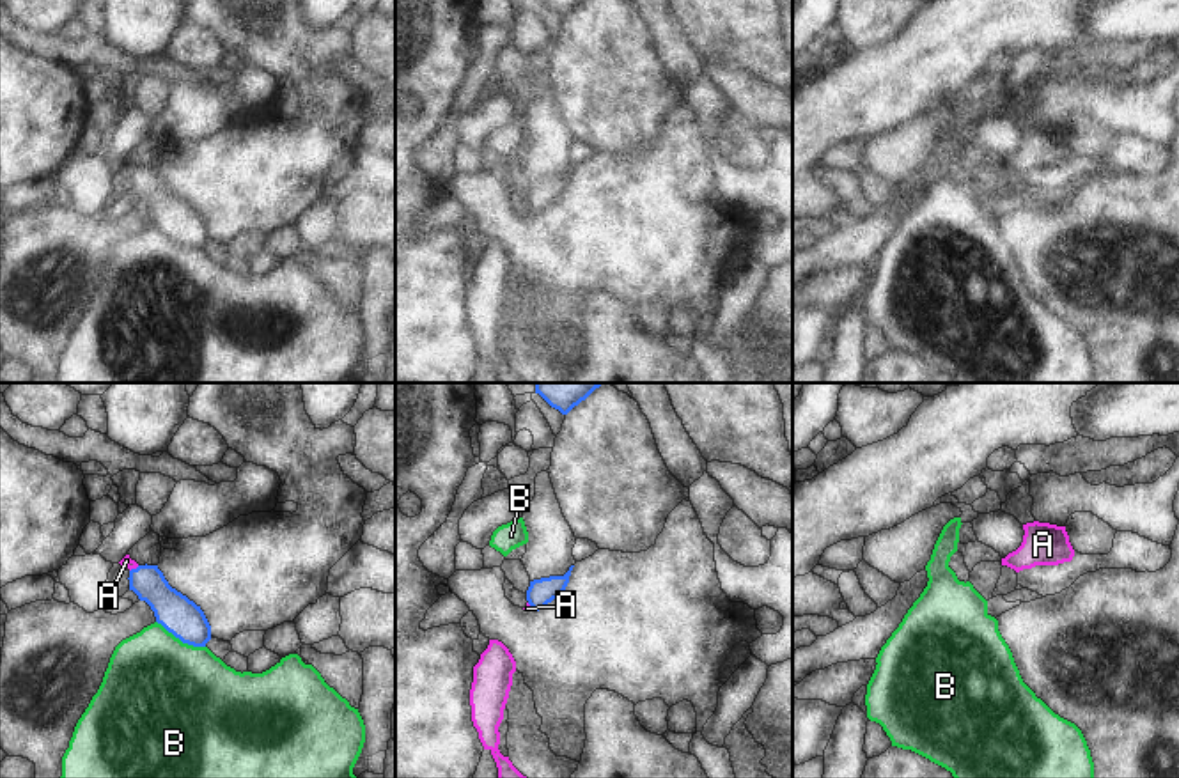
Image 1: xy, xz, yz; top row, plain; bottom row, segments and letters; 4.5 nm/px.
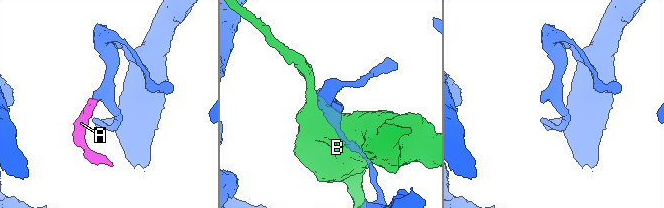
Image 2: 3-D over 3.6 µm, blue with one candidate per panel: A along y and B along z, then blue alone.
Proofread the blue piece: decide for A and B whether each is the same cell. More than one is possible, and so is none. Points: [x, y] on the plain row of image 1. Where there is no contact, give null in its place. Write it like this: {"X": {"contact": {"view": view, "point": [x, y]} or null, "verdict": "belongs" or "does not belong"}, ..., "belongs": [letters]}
{"A": {"contact": {"view": "xy", "point": [133, 172]}, "verdict": "belongs"}, "B": {"contact": {"view": "xy", "point": [181, 243]}, "verdict": "does not belong"}, "belongs": ["A"]}

